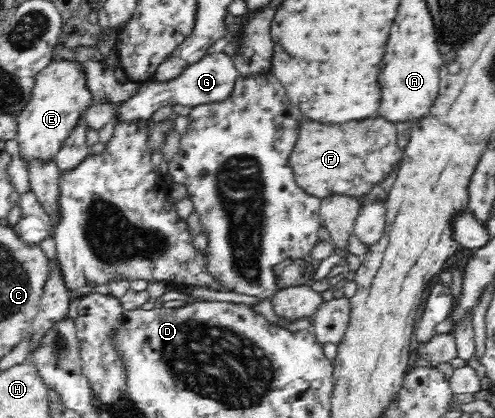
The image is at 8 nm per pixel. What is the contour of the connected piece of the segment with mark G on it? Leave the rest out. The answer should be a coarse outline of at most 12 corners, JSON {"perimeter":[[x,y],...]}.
{"perimeter":[[224,51],[168,83],[142,81],[117,106],[117,124],[151,118],[170,103],[224,102],[239,75]]}

